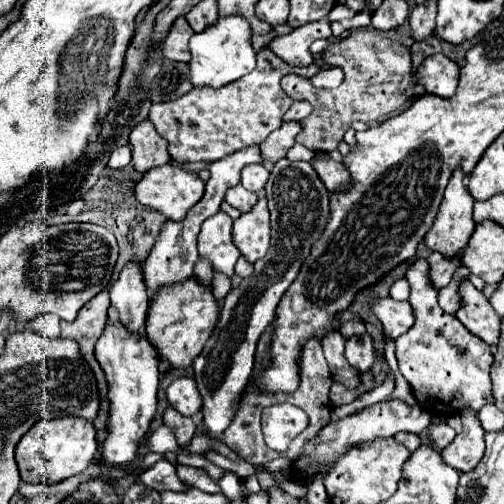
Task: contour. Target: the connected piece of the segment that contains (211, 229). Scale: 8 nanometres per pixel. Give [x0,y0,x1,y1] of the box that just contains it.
[199,211,239,277]

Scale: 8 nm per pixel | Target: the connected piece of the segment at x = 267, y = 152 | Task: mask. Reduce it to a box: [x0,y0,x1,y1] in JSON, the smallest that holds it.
[261,121,301,163]

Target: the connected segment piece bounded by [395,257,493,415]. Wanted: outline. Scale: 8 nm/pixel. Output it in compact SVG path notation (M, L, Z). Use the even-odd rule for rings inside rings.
M415 259L405 273L411 285L409 303L413 307L415 325L397 339L395 355L401 375L409 381L415 399L431 413L457 413L463 407L479 411L483 405L493 403L491 395L491 365L493 355L483 339L467 331L457 317L441 311L437 303L437 289L429 277L427 259Z

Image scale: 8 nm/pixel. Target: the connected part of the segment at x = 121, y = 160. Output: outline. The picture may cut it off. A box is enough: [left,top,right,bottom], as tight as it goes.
[109,145,131,169]

